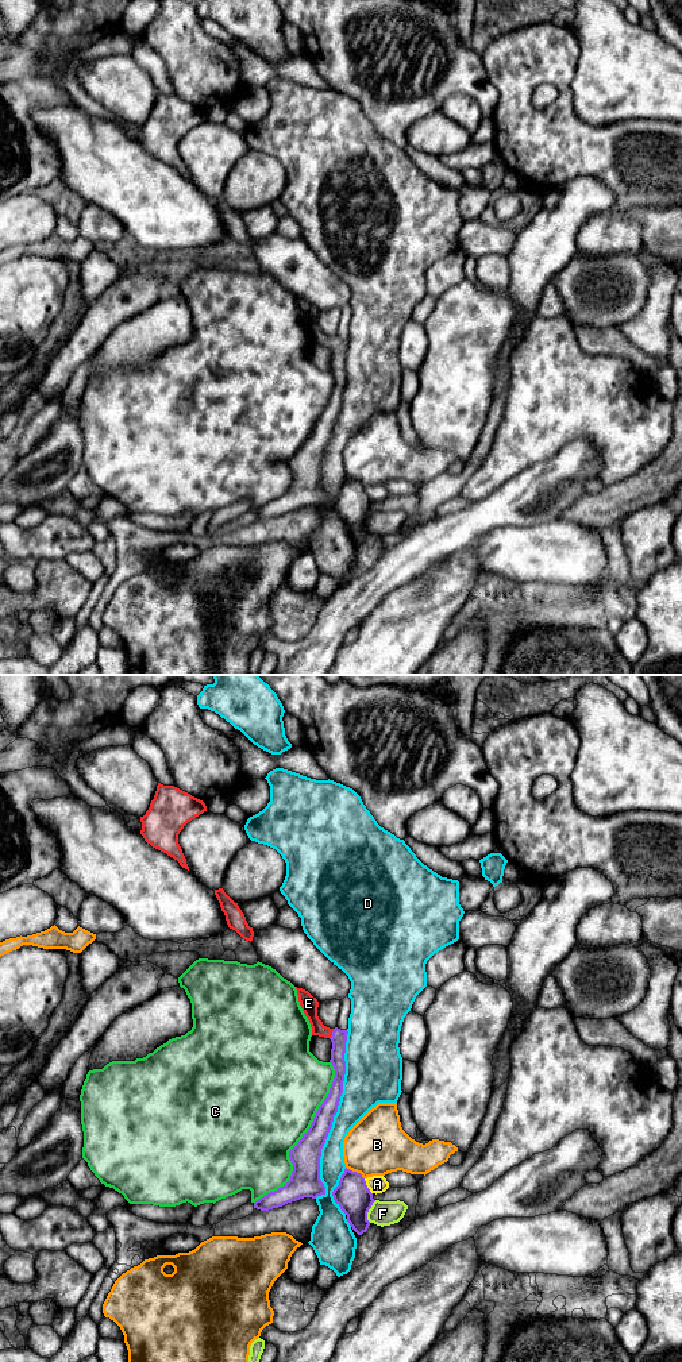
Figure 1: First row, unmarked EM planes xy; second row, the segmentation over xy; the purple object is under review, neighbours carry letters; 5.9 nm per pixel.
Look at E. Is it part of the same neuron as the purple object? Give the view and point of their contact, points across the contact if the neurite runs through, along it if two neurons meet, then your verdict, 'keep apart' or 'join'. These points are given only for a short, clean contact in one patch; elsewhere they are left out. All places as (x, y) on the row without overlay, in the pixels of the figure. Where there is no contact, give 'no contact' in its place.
xy (332, 343) | across xy (339, 346), (332, 343), (315, 331), (308, 312) | join

